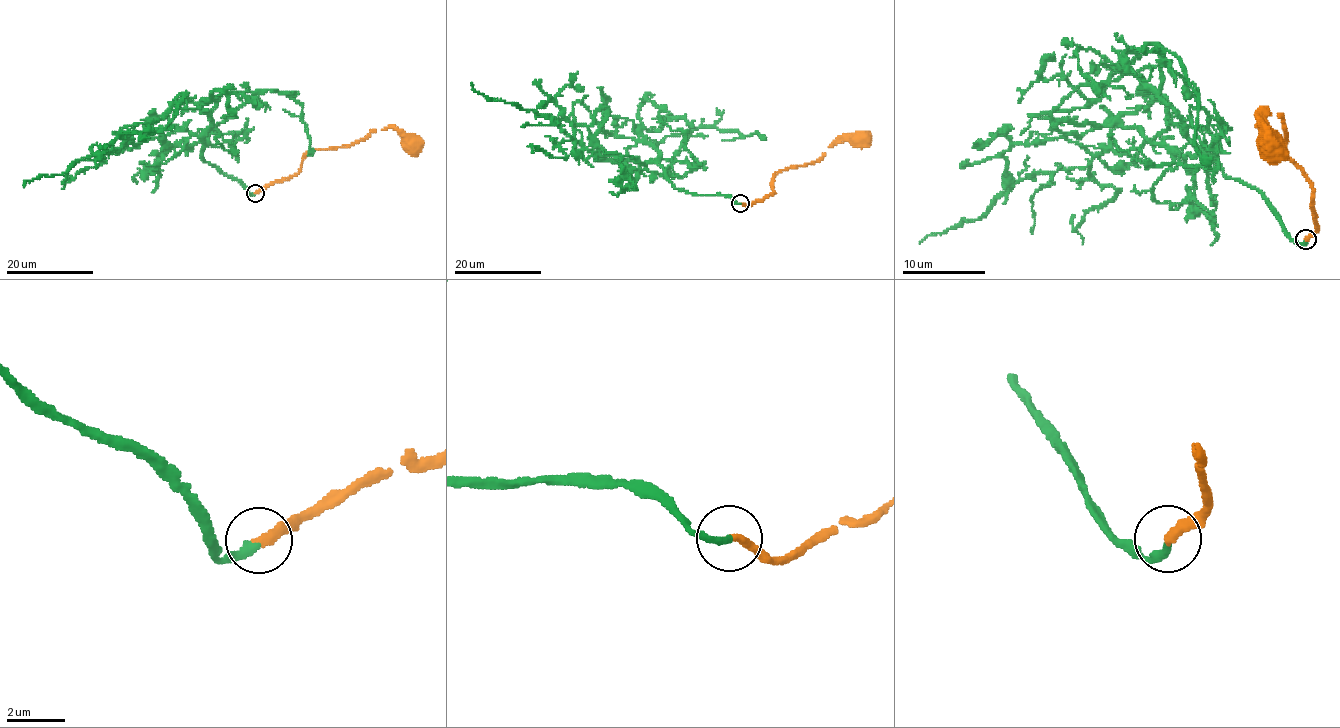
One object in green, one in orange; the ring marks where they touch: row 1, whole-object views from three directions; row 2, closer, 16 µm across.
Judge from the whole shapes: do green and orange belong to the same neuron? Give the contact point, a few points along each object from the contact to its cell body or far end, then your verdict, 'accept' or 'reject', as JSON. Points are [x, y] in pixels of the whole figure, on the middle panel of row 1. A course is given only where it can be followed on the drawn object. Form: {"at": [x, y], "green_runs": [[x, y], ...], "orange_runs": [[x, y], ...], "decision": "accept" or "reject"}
{"at": [740, 203], "green_runs": [[740, 204], [677, 189], [665, 172], [628, 168], [614, 156], [576, 143], [551, 118], [489, 100], [471, 83]], "orange_runs": [[740, 203], [750, 206], [774, 194], [775, 175], [813, 164], [829, 147], [844, 140], [858, 141]], "decision": "accept"}

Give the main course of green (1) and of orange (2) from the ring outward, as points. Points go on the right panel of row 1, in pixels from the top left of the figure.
1: (1307, 239), (1212, 145), (1193, 156), (1151, 140), (1027, 176), (919, 243)
2: (1305, 239), (1318, 230), (1311, 181), (1279, 150), (1288, 141), (1278, 113), (1268, 111), (1274, 141)

